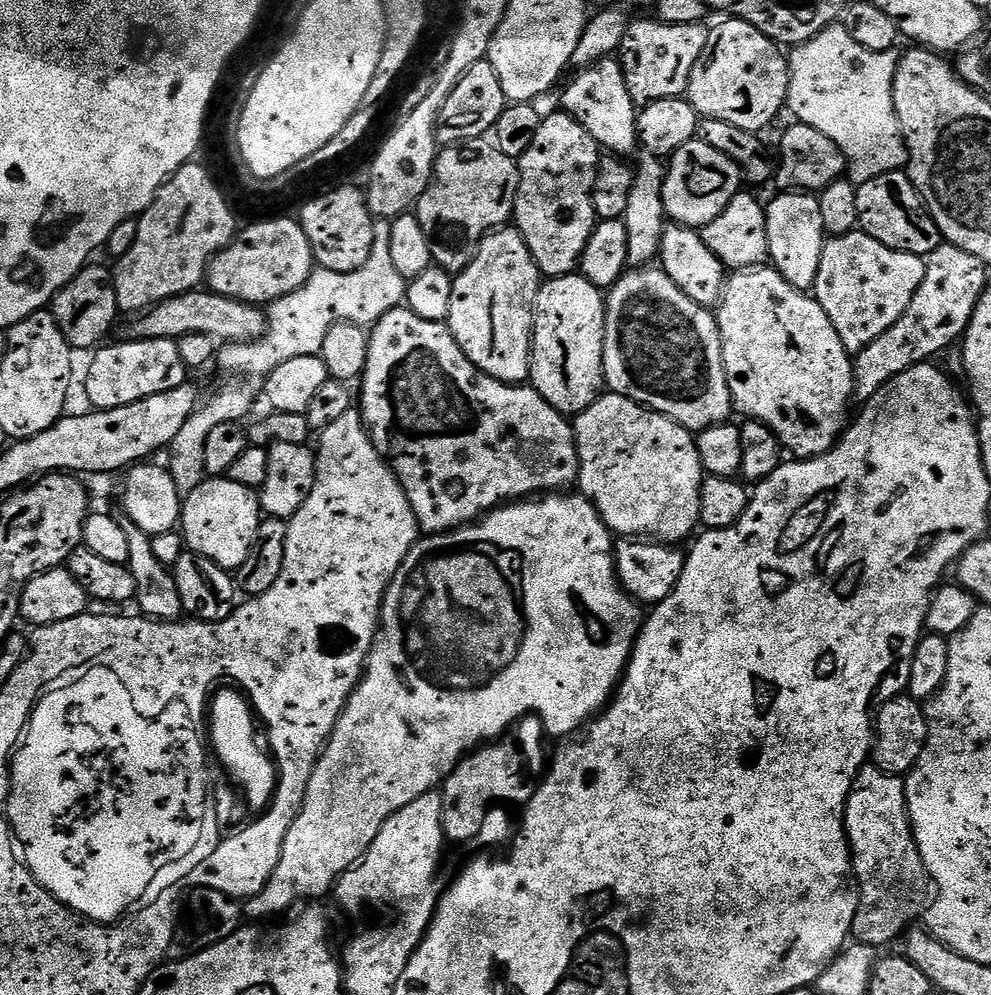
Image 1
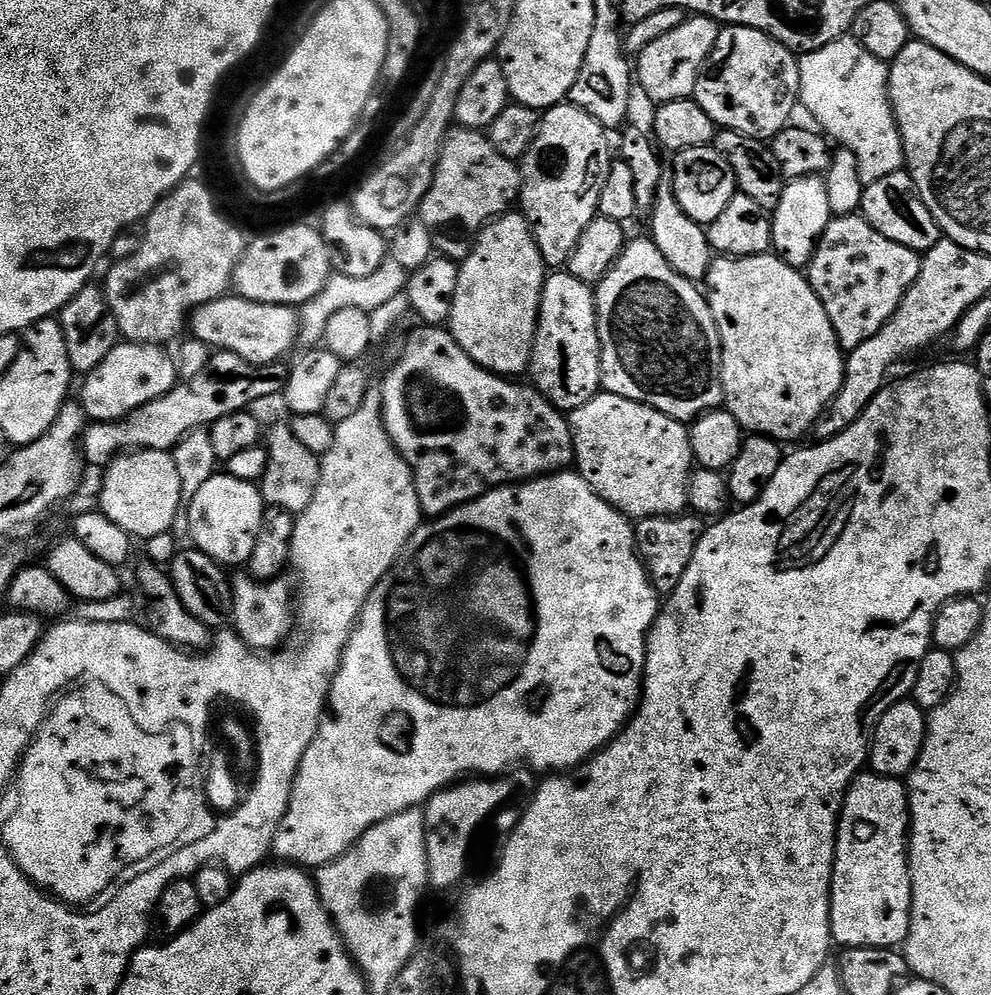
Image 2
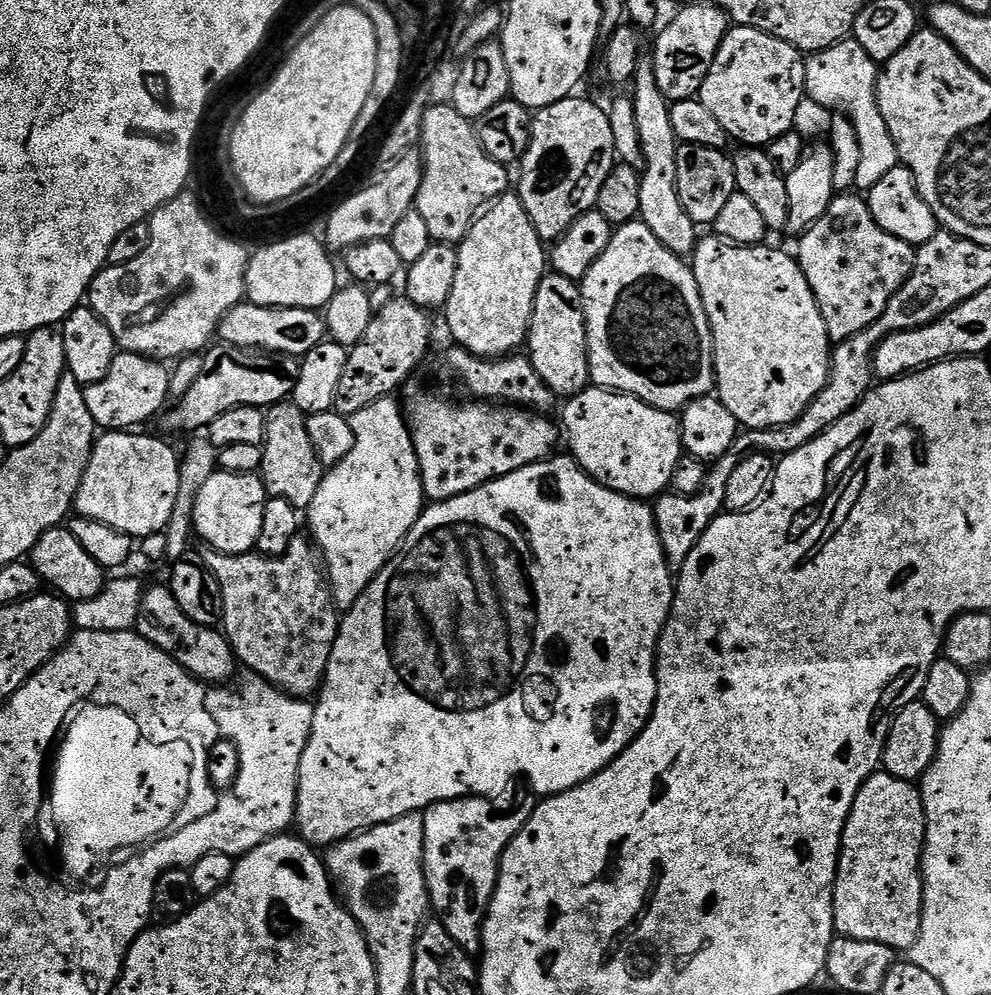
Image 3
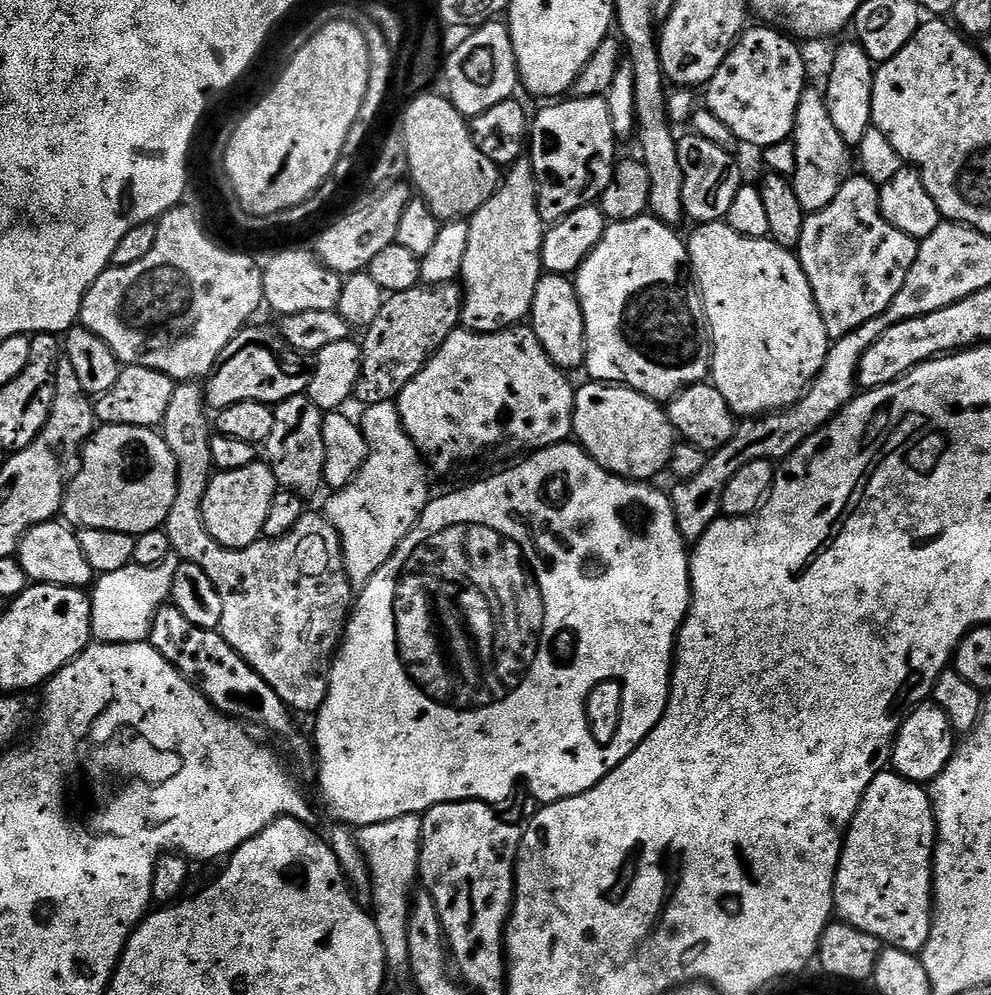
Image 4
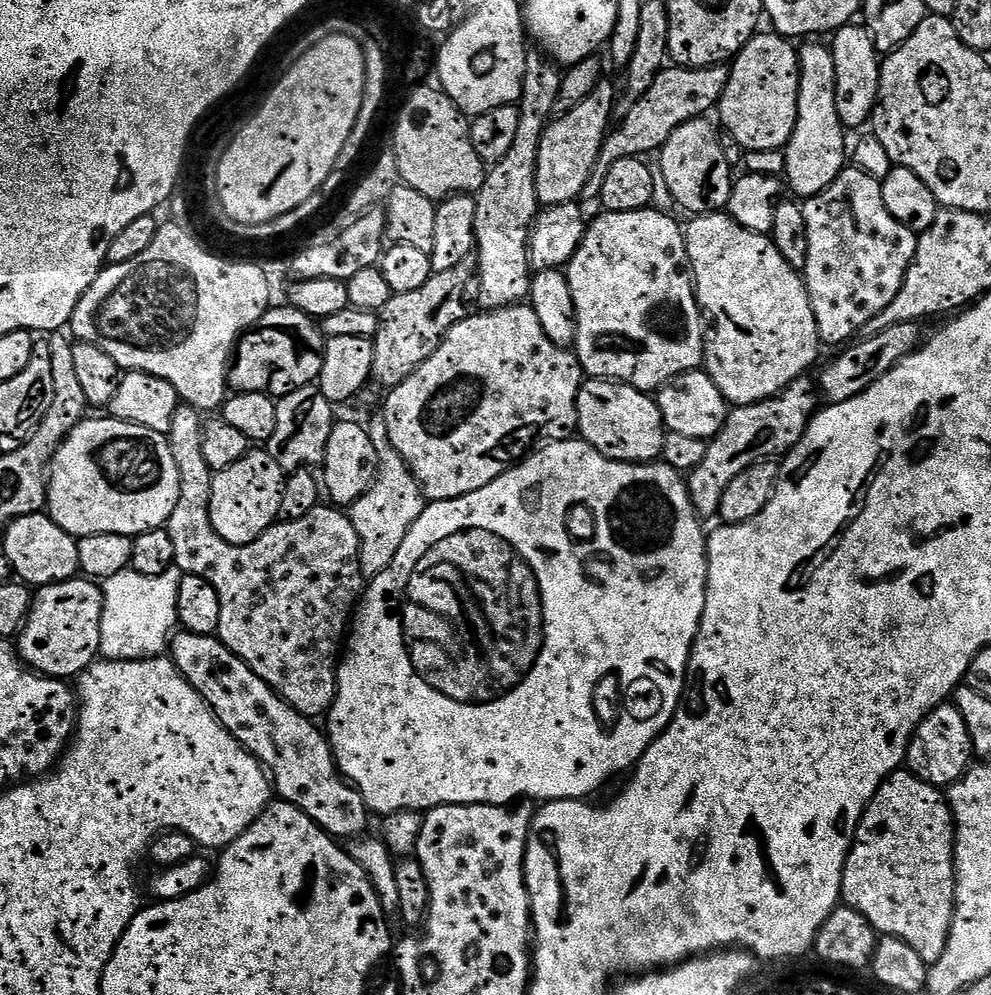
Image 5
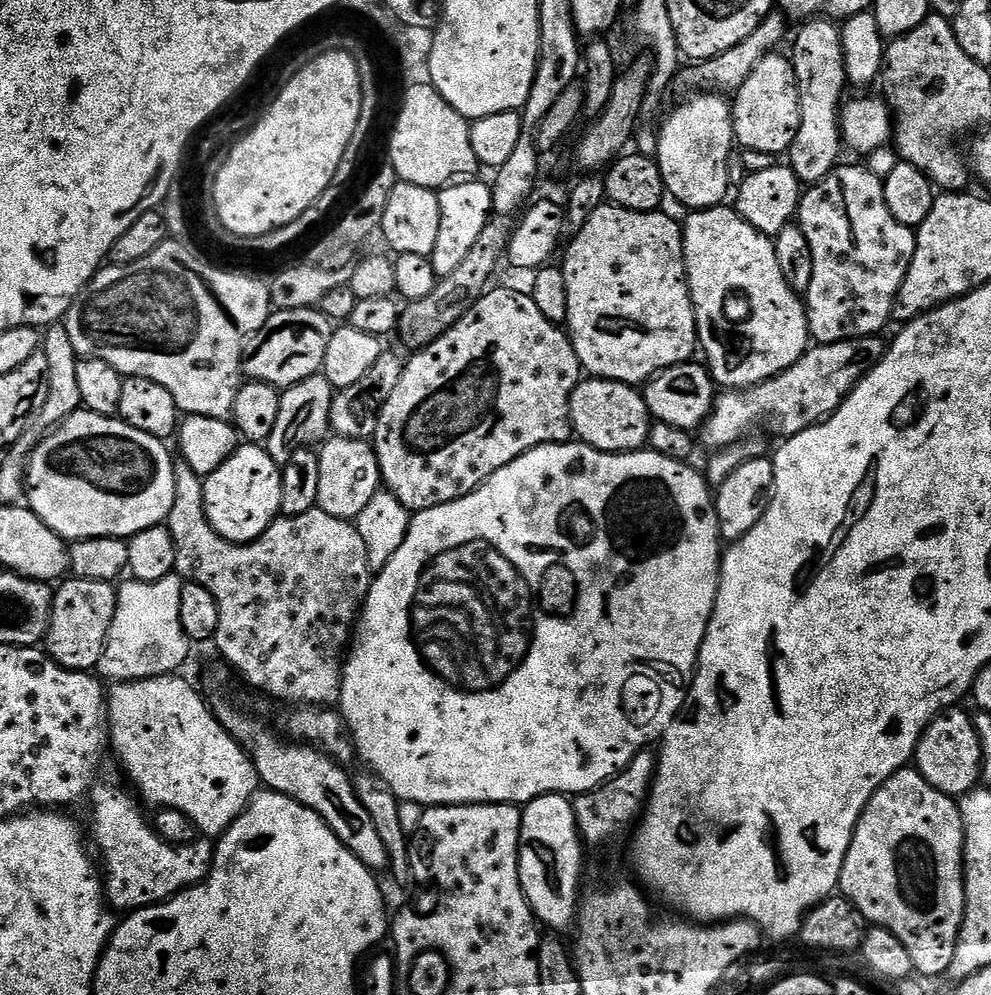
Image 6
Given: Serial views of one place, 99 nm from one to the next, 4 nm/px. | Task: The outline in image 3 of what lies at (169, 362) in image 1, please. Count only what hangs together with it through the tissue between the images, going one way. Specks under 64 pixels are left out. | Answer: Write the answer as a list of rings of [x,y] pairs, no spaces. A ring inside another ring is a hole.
[[[117,351],[110,371],[102,382],[94,382],[84,388],[86,407],[100,430],[136,430],[147,420],[165,411],[169,403],[168,378],[170,372],[159,360],[139,356],[133,352]],[[165,368],[165,369],[164,369]],[[165,403],[165,404],[164,404]]]

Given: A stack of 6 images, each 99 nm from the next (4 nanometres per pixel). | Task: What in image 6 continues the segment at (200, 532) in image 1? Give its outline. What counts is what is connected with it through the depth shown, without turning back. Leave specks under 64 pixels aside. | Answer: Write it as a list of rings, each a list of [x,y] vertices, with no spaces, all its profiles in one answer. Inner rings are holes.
[[[241,443],[214,474],[203,477],[204,509],[212,529],[231,544],[250,544],[258,539],[281,515],[281,471],[281,465],[270,458],[267,447]]]

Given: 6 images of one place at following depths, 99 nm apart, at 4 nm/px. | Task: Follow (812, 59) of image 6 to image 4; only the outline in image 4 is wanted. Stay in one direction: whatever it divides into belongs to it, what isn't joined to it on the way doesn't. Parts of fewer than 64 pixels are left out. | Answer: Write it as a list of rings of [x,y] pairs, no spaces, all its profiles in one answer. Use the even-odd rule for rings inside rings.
[[[812,86],[805,87],[802,98],[798,102],[796,130],[796,168],[790,177],[794,194],[798,194],[798,202],[802,202],[805,213],[821,212],[838,194],[845,179],[844,159],[850,152],[849,145],[842,142],[842,134],[838,134],[834,121],[828,113],[828,101],[823,91],[815,92]]]

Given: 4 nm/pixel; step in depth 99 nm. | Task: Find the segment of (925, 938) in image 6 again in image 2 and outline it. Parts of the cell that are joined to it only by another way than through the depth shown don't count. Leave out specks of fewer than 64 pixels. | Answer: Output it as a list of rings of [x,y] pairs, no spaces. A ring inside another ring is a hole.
[[[871,770],[861,771],[860,775],[848,787],[844,796],[844,805],[840,811],[840,825],[836,828],[836,857],[832,871],[832,909],[830,910],[830,926],[832,939],[841,949],[846,948],[895,948],[899,949],[907,938],[911,924],[912,884],[910,866],[908,865],[908,849],[910,847],[910,809],[908,806],[908,790],[903,779],[894,776],[880,776]]]

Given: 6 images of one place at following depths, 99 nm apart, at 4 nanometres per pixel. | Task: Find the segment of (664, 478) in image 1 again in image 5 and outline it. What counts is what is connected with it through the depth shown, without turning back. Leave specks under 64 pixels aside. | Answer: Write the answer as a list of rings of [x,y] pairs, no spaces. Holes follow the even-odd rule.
[[[599,378],[589,379],[578,394],[578,432],[591,448],[606,458],[620,460],[624,464],[651,464],[659,461],[666,435],[660,408],[649,393],[631,388],[629,384],[605,382]]]

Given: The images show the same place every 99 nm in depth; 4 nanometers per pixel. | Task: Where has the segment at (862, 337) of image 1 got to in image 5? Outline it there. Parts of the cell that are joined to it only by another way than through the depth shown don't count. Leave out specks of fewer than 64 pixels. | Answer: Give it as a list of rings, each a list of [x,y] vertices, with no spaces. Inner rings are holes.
[[[855,166],[845,167],[838,178],[830,182],[826,191],[818,196],[807,197],[802,207],[806,218],[806,234],[810,238],[810,251],[806,253],[802,275],[810,306],[814,310],[820,342],[824,346],[844,346],[863,333],[870,318],[878,318],[878,314],[882,314],[882,310],[886,310],[886,306],[898,298],[898,290],[902,290],[910,262],[914,262],[916,257],[918,236],[902,226],[902,222],[898,222],[890,210],[886,210],[886,202],[882,202],[881,181]]]

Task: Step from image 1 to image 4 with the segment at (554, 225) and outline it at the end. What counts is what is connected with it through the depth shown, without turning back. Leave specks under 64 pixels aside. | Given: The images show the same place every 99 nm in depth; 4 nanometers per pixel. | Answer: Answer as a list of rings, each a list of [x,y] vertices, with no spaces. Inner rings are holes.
[[[604,96],[564,98],[549,104],[552,105],[537,116],[535,113],[531,121],[530,159],[540,217],[551,226],[566,218],[566,214],[599,201],[618,163],[618,141]]]

